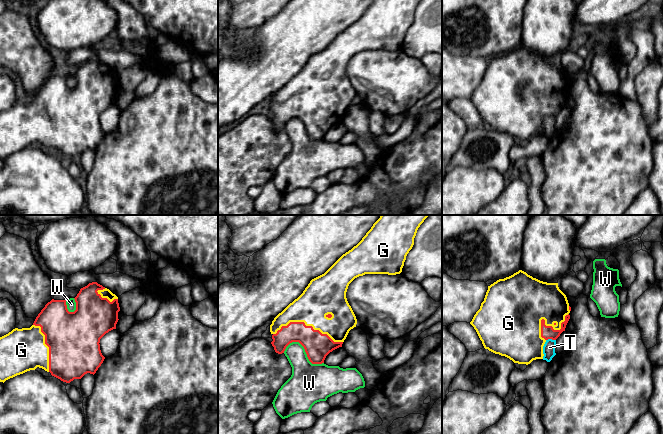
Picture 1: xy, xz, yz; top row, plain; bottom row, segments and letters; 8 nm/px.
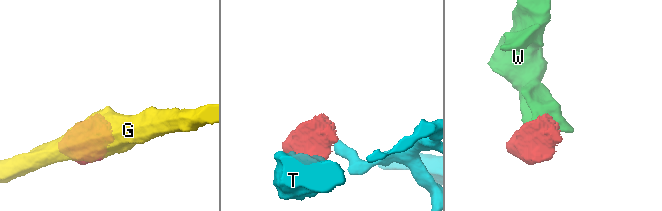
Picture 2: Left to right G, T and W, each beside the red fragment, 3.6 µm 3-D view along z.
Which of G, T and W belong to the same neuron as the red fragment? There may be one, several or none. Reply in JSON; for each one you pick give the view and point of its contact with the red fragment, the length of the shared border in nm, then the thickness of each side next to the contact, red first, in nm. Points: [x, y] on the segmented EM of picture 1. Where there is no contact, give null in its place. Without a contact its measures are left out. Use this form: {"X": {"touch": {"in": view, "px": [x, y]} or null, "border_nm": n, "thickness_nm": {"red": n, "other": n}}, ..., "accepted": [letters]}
{"G": {"touch": {"in": "xz", "px": [308, 326]}, "border_nm": 550, "thickness_nm": {"red": 220, "other": 280}}, "accepted": ["G"]}

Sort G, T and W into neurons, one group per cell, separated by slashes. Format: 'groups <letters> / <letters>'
groups G / T / W

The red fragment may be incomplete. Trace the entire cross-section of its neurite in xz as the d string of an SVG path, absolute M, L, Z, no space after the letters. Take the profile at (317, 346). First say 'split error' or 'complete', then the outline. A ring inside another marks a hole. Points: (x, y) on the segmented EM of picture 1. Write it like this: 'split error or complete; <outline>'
split error; M381 215L356 246L343 254L324 274L312 279L303 293L274 318L270 332L275 352L282 354L290 343L299 342L312 364L322 364L330 352L342 347L349 331L357 324L346 298L349 284L365 274L400 274L414 245L417 230L428 216Z

